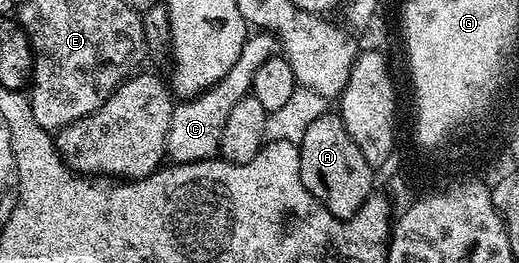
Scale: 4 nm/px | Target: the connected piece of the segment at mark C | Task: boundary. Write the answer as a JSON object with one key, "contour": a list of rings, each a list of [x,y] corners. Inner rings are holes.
{"contour":[[[255,32],[245,40],[241,48],[241,56],[237,56],[237,64],[225,72],[225,76],[210,90],[195,98],[183,100],[176,105],[167,137],[167,158],[172,163],[200,162],[209,160],[219,154],[221,131],[225,129],[225,120],[229,120],[229,112],[246,94],[251,93],[251,81],[257,76],[257,68],[265,64],[265,60],[276,57],[277,39],[270,32]]]}

